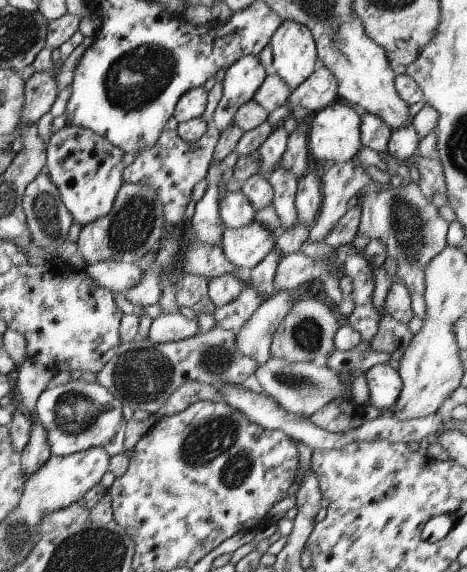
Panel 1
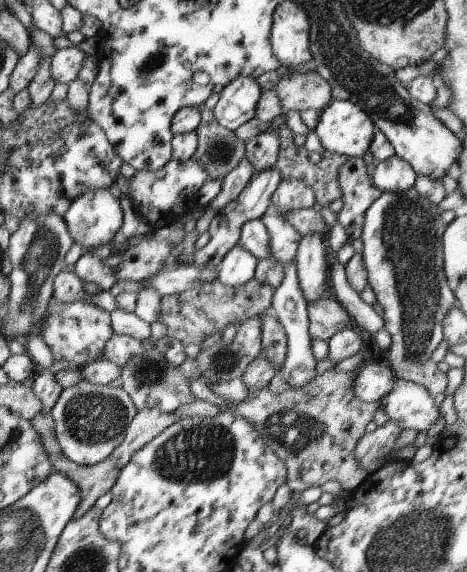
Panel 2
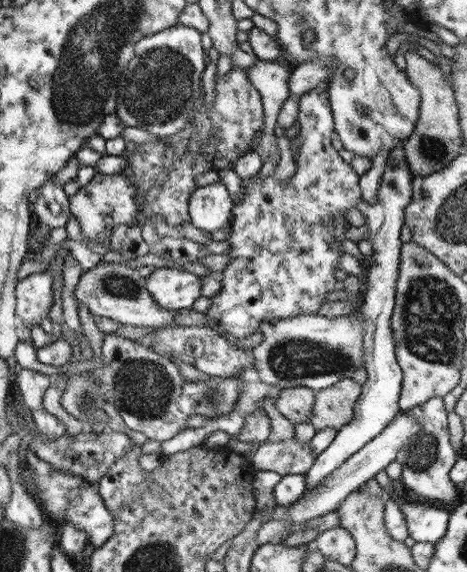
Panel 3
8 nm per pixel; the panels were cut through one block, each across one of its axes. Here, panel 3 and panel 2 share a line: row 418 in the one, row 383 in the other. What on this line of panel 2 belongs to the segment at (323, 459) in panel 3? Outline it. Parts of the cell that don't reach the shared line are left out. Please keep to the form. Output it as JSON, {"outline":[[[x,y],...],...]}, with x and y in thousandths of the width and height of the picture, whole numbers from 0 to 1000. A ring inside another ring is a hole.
{"outline":[[[818,629],[812,635],[779,633],[758,650],[752,685],[779,705],[807,705],[835,685],[844,654]]]}

